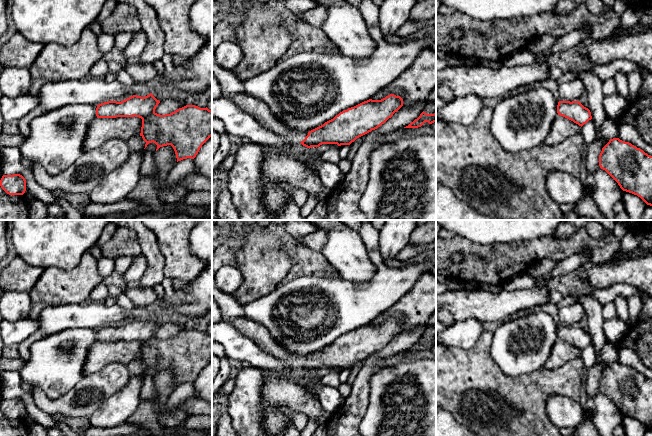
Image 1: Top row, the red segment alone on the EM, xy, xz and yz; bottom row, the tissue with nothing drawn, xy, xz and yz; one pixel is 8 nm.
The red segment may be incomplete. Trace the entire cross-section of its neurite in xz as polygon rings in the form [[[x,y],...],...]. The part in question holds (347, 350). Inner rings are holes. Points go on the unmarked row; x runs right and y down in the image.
[[[394,318],[381,324],[369,323],[309,355],[300,368],[307,372],[322,368],[350,369],[357,362],[384,348],[402,330],[403,323]]]

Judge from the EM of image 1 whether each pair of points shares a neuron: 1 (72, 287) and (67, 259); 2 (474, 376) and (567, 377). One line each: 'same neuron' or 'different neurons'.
1: different neurons
2: same neuron

